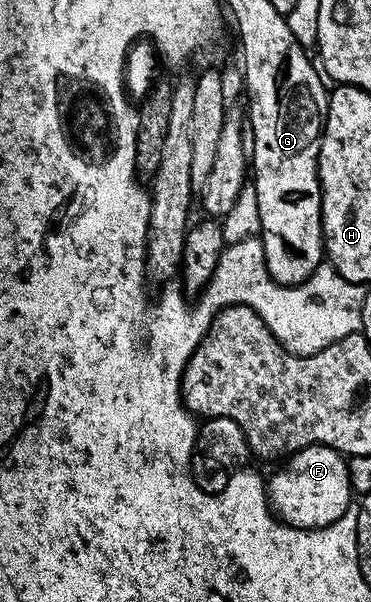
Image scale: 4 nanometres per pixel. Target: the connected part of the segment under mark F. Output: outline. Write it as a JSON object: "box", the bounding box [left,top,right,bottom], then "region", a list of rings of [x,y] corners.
{"box":[266,443,354,529],"region":[[[311,443],[301,451],[293,451],[280,465],[272,480],[267,480],[266,490],[268,502],[281,523],[309,529],[329,527],[353,506],[354,492],[348,479],[348,459],[334,448]]]}

